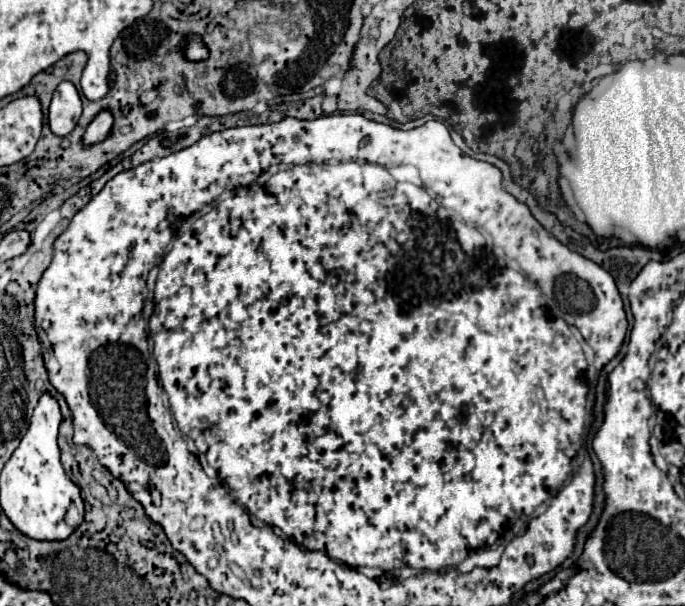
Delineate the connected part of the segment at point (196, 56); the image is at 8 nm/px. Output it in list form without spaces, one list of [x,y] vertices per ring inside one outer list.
[[[189,36],[187,38],[187,58],[189,60],[203,60],[207,58],[207,48],[203,46],[203,42],[197,36]]]

